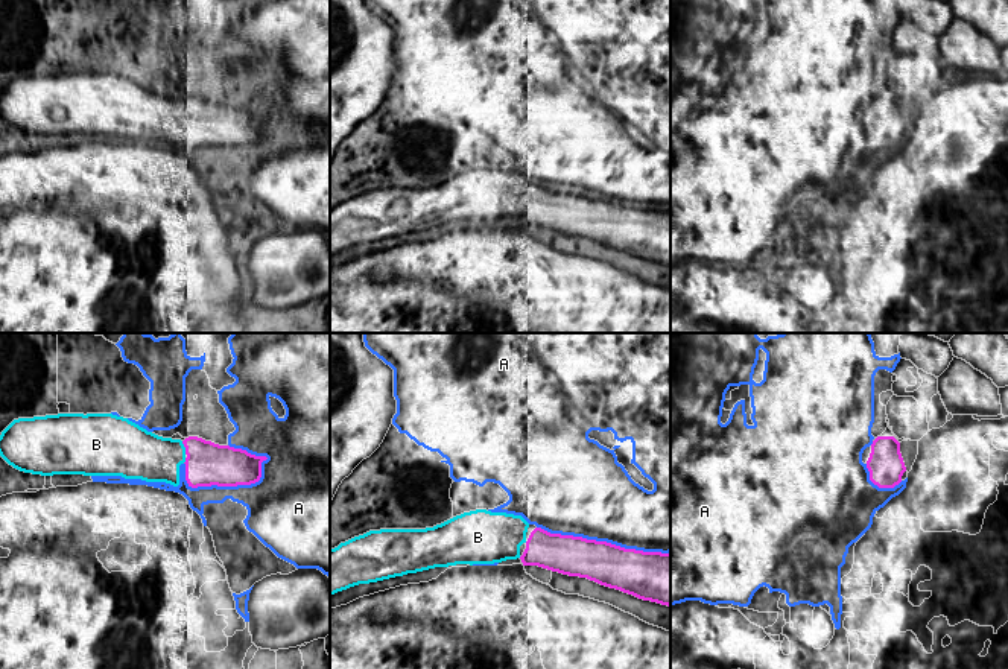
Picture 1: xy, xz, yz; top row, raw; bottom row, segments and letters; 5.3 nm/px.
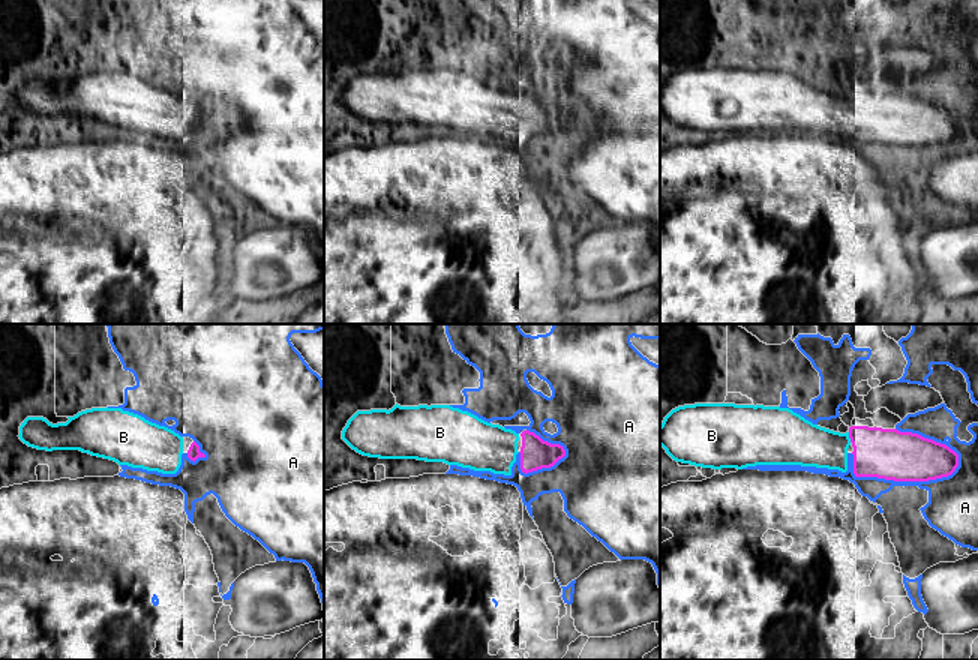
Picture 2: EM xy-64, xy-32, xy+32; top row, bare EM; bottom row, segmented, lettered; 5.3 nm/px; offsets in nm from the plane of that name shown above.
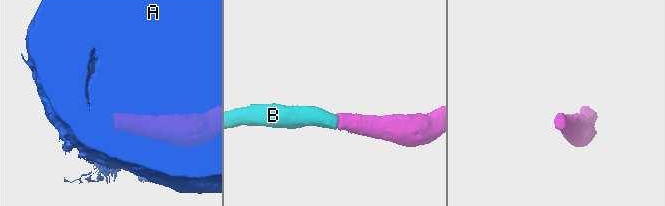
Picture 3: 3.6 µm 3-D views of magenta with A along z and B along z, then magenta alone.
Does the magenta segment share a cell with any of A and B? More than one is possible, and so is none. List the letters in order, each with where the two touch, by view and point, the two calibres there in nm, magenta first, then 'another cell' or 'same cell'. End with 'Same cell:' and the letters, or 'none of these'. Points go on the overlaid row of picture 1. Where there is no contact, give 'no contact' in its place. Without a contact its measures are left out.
A: xy (224, 485) | 220/240 nm | another cell
B: xy (184, 446) | 220/260 nm | same cell
Same cell: B

